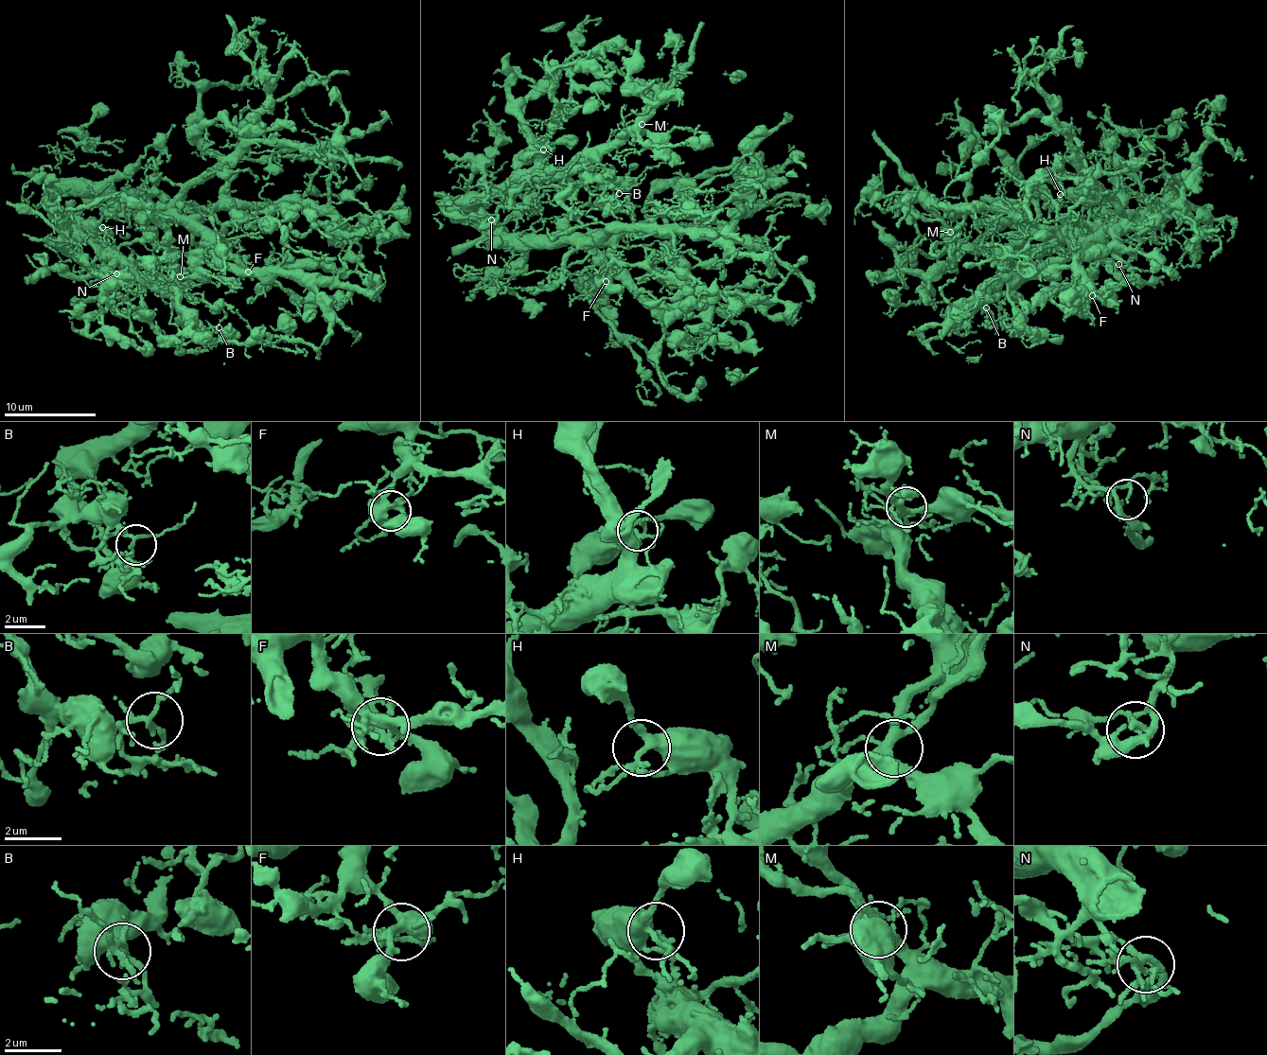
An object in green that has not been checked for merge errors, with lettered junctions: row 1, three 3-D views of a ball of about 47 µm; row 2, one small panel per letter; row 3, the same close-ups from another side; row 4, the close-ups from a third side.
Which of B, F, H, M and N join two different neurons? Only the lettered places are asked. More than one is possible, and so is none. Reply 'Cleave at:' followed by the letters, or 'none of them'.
Cleave at: none of them

